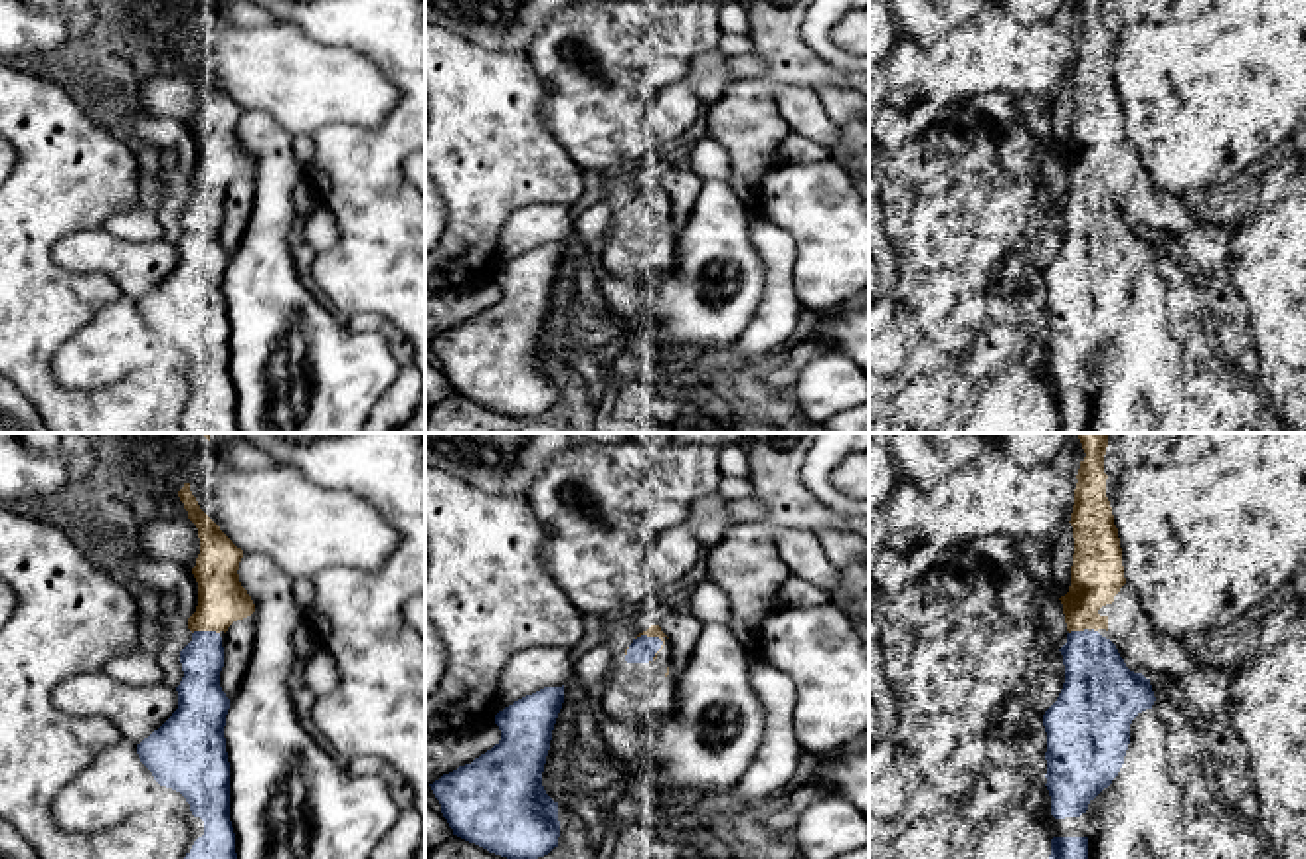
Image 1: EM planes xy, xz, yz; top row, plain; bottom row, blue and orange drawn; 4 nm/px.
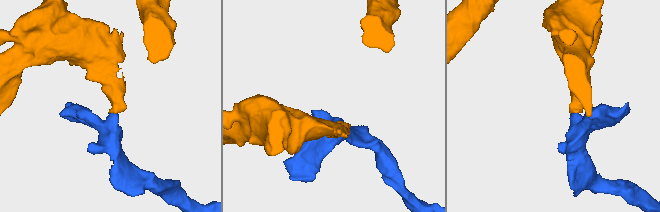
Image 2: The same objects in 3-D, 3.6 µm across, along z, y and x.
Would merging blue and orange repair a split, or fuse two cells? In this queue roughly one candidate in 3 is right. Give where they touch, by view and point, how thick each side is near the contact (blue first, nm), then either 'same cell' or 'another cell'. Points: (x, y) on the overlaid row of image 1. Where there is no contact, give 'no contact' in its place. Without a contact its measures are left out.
xz (661, 642) | 100/50 nm | same cell

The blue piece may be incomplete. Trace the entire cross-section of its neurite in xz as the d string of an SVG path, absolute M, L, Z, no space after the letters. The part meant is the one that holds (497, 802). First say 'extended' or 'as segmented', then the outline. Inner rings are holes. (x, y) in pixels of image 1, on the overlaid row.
as segmented; M564 685L544 687L505 707L495 715L501 740L471 764L459 766L457 770L443 774L439 780L429 784L441 804L441 813L453 829L453 835L507 859L538 859L558 847L558 802L546 794L542 786L542 772L562 703Z

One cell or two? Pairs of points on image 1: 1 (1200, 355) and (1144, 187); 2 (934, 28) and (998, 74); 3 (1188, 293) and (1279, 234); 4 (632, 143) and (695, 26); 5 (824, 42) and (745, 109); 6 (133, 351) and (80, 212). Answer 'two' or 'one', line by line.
1: two
2: two
3: two
4: one
5: two
6: one

